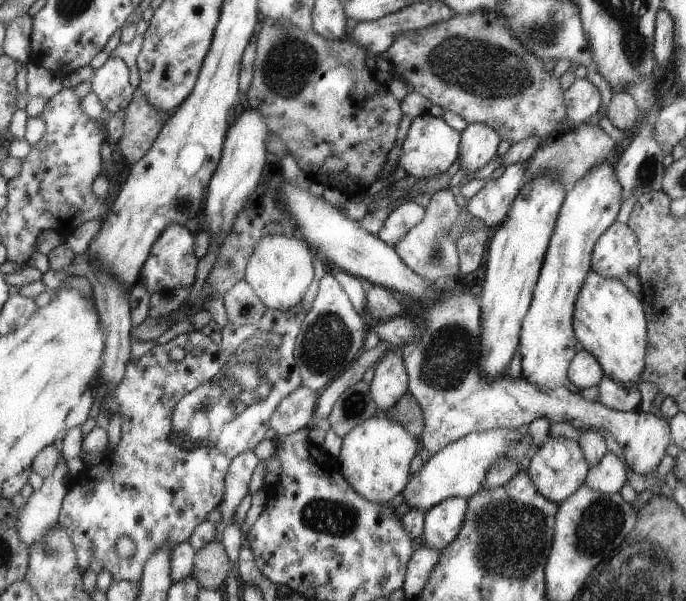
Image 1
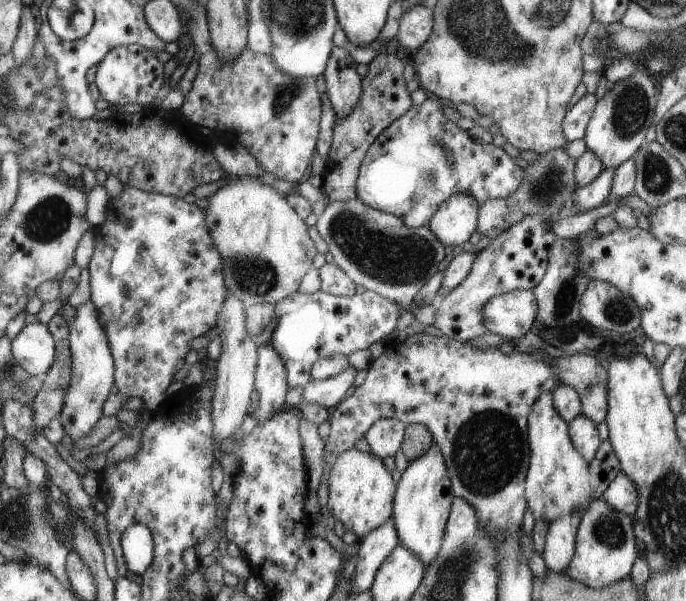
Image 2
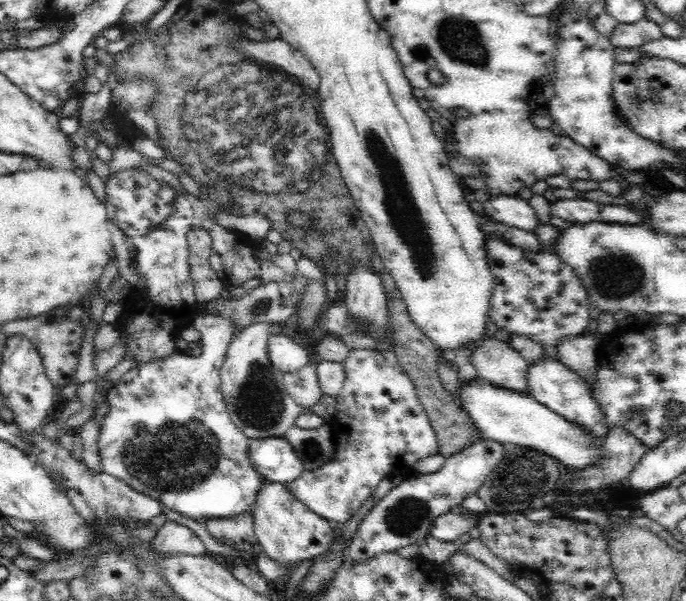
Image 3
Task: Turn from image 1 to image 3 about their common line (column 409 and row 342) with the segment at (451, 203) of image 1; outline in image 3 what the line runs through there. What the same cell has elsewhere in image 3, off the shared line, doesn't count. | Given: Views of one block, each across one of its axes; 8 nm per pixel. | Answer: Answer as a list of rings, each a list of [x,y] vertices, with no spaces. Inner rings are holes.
[[[268,322],[250,325],[238,332],[229,345],[222,367],[221,393],[231,421],[251,440],[283,436],[293,427],[296,418],[307,412],[296,404],[286,391],[283,374],[273,368],[268,357],[268,337],[272,335]]]

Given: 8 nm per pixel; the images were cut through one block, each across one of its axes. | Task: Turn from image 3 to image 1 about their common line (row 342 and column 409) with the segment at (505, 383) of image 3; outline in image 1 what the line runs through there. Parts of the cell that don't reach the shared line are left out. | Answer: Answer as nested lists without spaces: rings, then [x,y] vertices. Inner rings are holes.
[[[496,428],[468,434],[460,441],[453,441],[451,445],[432,455],[430,460],[424,463],[422,470],[408,482],[403,491],[403,501],[412,511],[420,510],[426,513],[449,497],[463,497],[467,500],[482,489],[488,470],[496,461],[503,457],[519,462],[524,456],[533,453],[532,446],[529,434],[522,434],[518,428]]]

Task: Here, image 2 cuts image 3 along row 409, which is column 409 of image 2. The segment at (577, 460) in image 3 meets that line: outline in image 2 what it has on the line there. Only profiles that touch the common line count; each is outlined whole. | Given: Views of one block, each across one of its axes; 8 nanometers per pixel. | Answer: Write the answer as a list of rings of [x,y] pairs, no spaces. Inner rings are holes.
[[[434,444],[401,474],[394,502],[394,524],[398,532],[400,546],[408,547],[419,555],[424,566],[434,565],[443,546],[443,534],[446,532],[451,504],[455,500],[451,475],[448,474],[447,459],[438,444]]]

